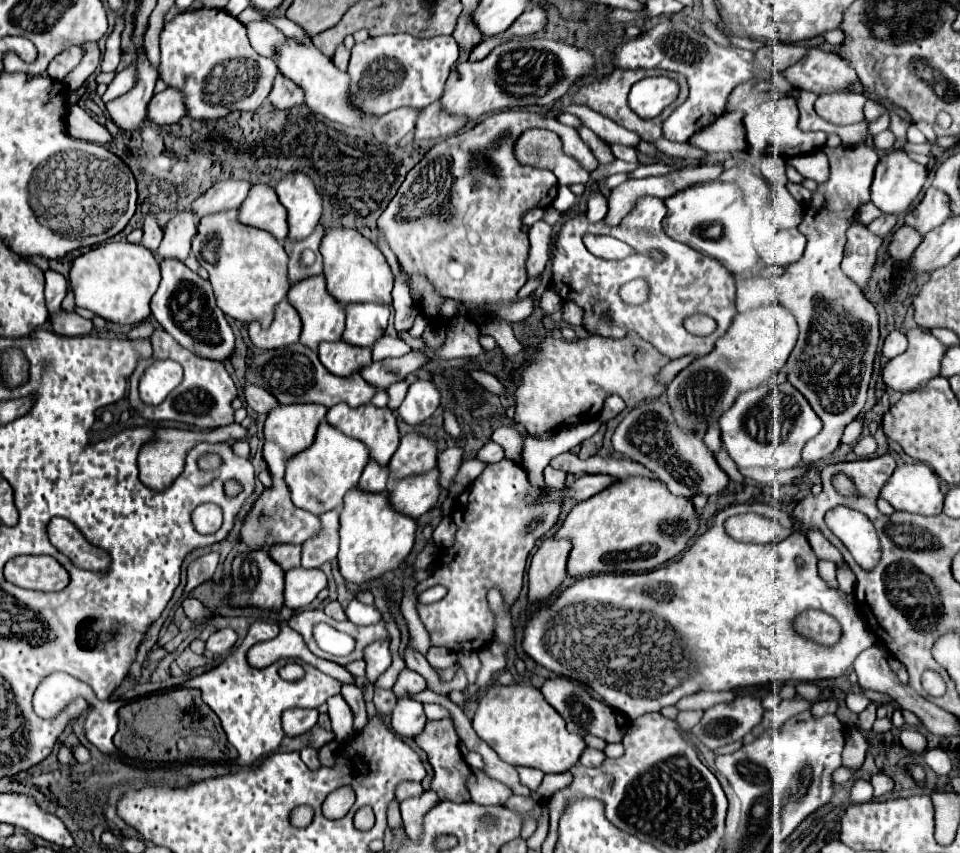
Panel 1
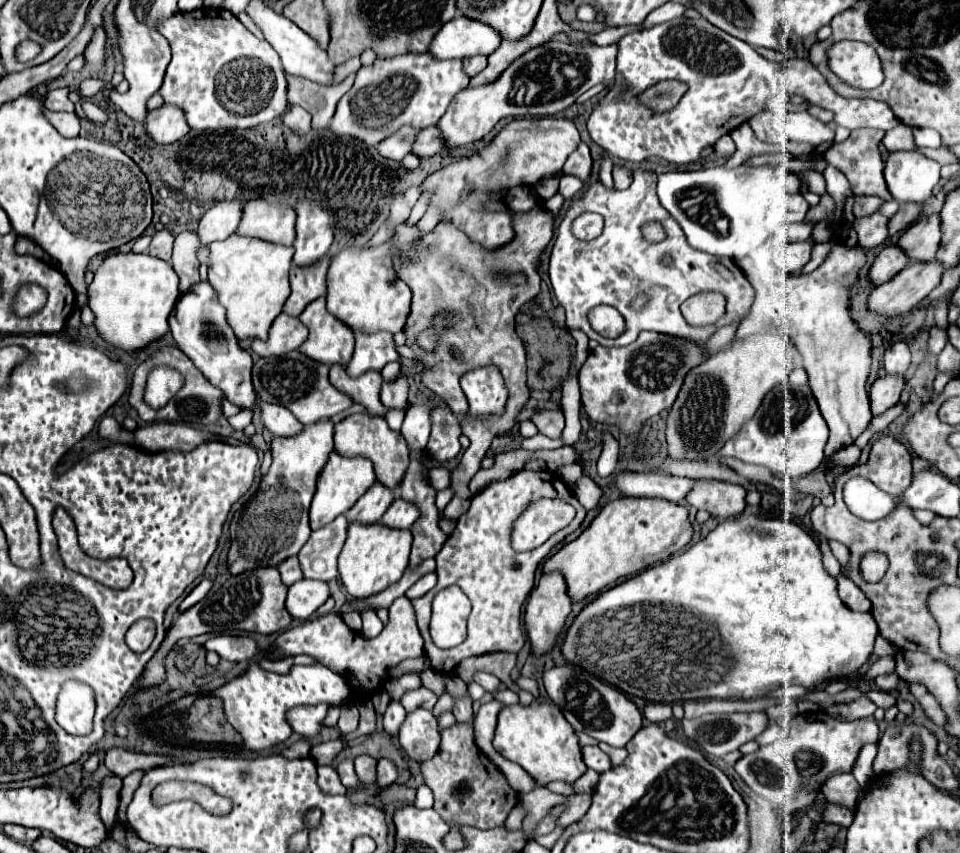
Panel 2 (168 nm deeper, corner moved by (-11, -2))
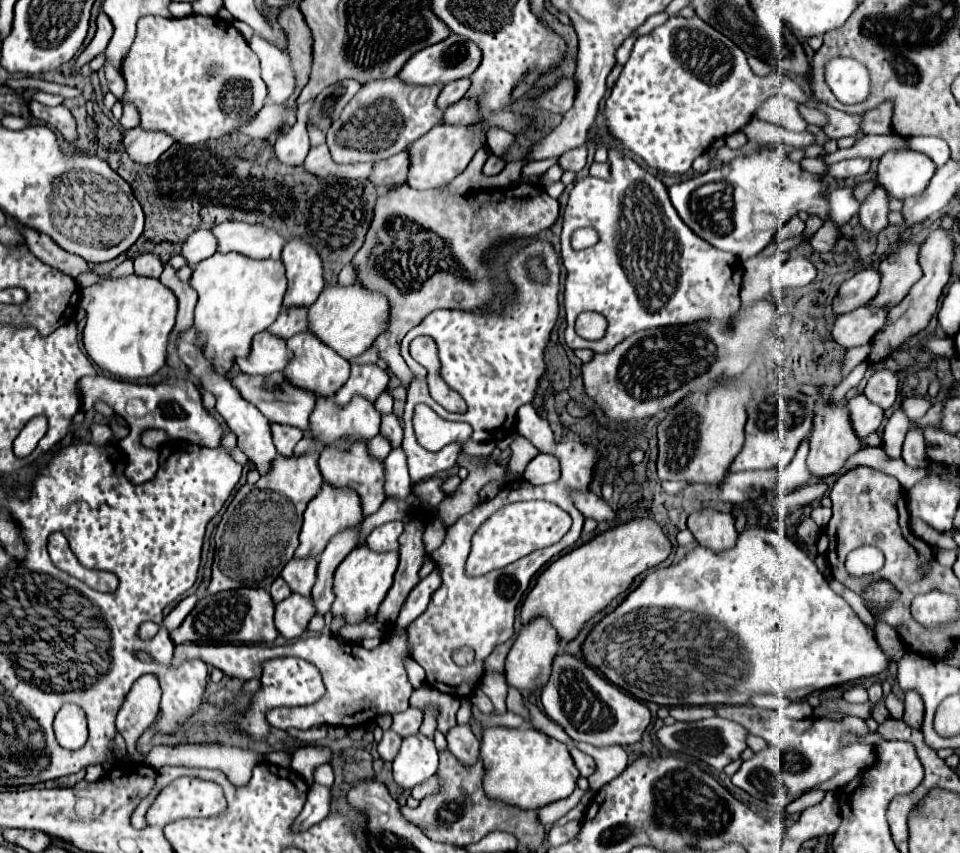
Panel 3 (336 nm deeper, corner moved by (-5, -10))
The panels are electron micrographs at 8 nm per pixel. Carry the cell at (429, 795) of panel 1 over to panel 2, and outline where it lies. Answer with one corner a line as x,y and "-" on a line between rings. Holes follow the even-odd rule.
420,786
416,792
416,800
414,800
416,808
432,808
434,806
434,796
432,790
428,786

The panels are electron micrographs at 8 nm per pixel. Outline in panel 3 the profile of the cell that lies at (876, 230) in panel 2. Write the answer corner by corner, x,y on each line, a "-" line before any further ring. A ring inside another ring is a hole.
876,182
874,190
866,196
866,202
860,208
860,222
870,232
880,232
888,226
888,198
890,194

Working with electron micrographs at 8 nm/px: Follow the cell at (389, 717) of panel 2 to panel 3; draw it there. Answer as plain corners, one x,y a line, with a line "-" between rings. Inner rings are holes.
386,730
382,742
378,744
378,754
380,754
380,758
382,758
384,762
392,762
394,756
398,754
398,750
400,750
400,742
402,742
402,738
400,738
396,732

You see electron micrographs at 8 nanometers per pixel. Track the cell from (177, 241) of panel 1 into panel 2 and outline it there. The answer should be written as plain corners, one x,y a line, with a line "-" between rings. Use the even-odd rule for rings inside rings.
180,232
174,242
170,264
180,278
180,292
186,292
192,284
200,282
198,276
198,250
202,248
196,232

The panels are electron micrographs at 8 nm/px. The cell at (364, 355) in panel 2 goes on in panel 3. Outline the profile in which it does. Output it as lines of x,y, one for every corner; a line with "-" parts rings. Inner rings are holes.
352,364
350,378
336,392
334,402
338,406
346,406
354,396
362,396
374,404
376,398
386,390
386,386
388,386
388,372
386,370
382,370
374,364
366,364
366,366

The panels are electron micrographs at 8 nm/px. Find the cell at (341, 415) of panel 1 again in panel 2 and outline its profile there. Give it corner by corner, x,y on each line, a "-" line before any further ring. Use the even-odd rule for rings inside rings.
350,414
334,426
334,448
342,456
366,456
374,462
376,476
382,484
396,488
400,476
404,476
410,460
410,448
400,432
390,430
384,416
370,416
370,414

